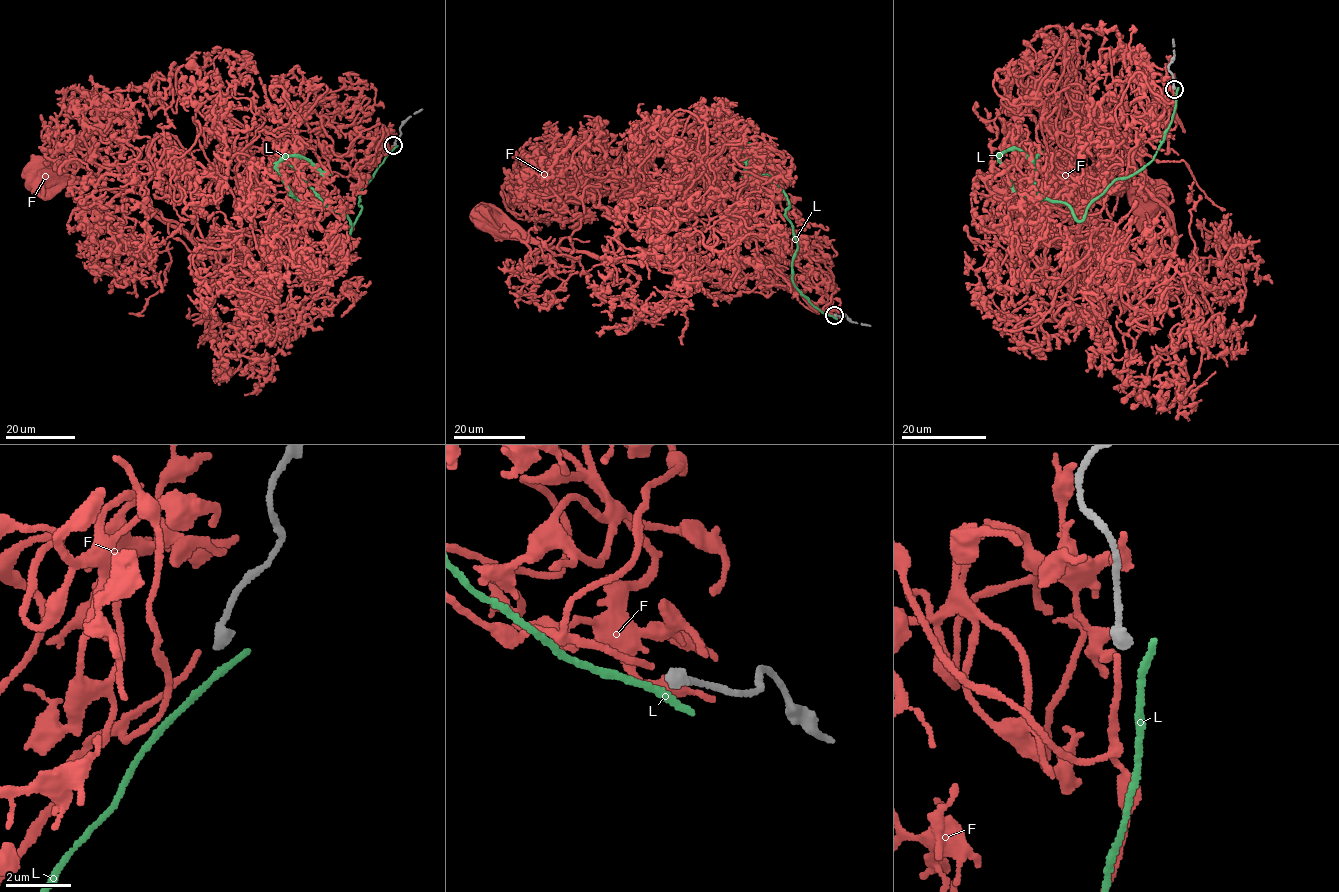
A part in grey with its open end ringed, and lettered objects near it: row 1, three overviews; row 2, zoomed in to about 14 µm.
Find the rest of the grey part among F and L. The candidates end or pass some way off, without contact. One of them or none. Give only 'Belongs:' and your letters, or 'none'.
Belongs: F

